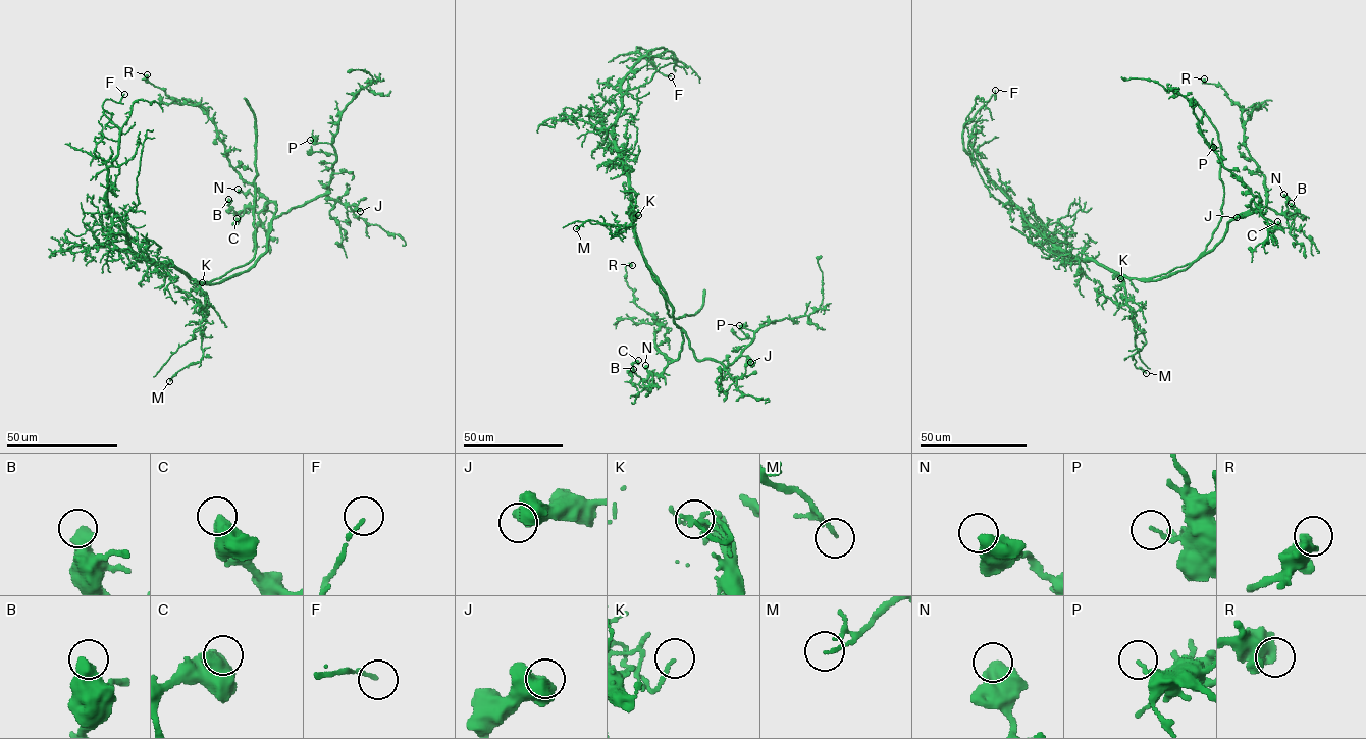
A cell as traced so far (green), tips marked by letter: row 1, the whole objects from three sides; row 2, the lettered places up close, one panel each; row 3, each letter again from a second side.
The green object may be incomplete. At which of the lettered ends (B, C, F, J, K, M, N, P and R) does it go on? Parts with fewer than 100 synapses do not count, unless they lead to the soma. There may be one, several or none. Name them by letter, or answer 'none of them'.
none of them

